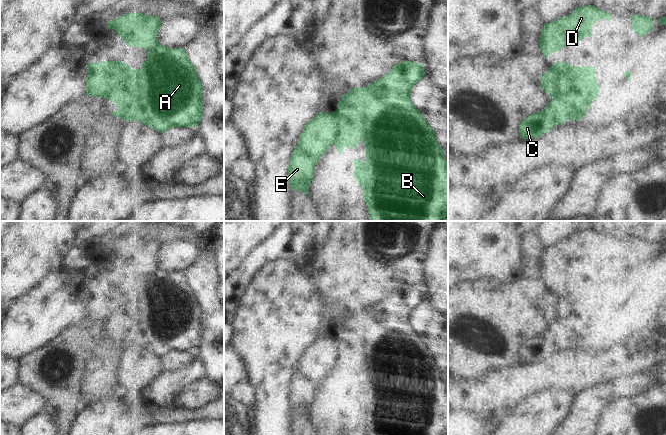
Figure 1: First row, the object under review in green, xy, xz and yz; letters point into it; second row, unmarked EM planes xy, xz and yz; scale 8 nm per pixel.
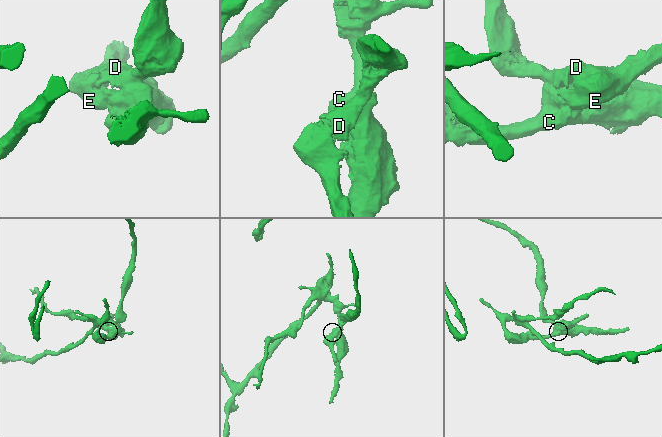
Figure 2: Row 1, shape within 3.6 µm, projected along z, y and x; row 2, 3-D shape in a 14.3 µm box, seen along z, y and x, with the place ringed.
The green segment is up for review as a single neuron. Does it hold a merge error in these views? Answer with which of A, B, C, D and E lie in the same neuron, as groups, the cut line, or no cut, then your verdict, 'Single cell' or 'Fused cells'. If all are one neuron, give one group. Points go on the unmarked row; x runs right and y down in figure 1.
Groups: A B C / D E. Split along yz (546, 296), (559, 294), (571, 308), (585, 308), (596, 317). Fused cells

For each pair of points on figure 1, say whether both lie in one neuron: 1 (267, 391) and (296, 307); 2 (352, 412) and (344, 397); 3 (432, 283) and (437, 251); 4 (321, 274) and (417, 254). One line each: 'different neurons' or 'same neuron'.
1: same neuron
2: different neurons
3: same neuron
4: same neuron

